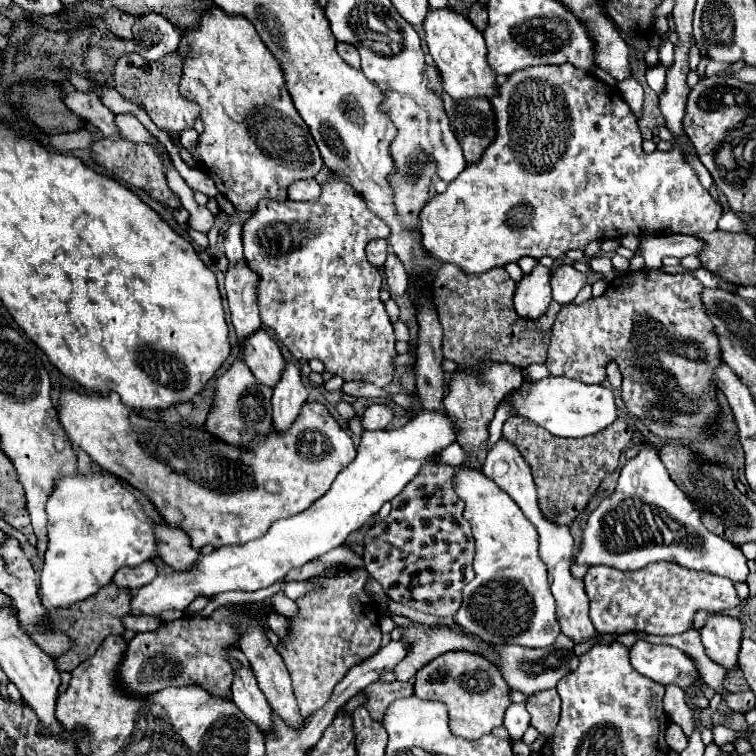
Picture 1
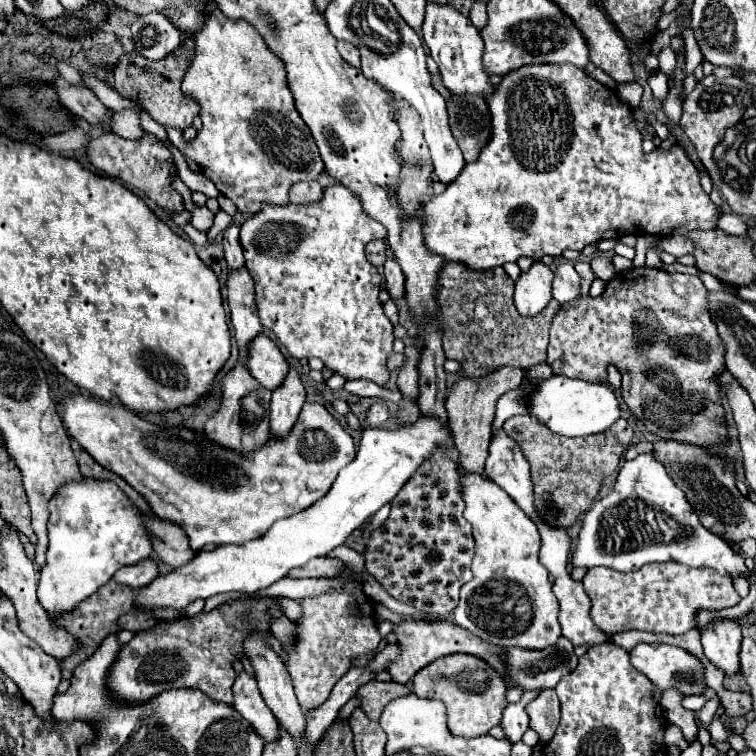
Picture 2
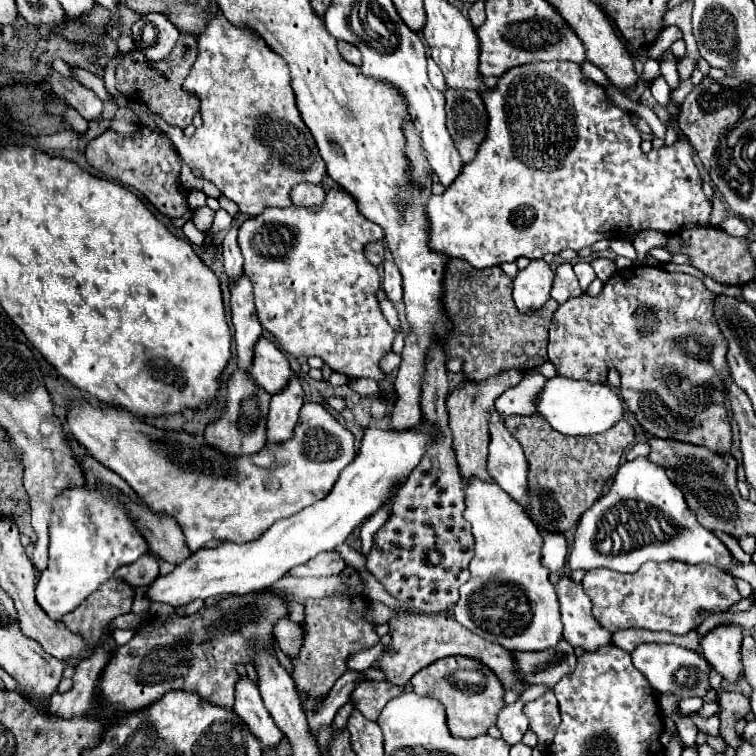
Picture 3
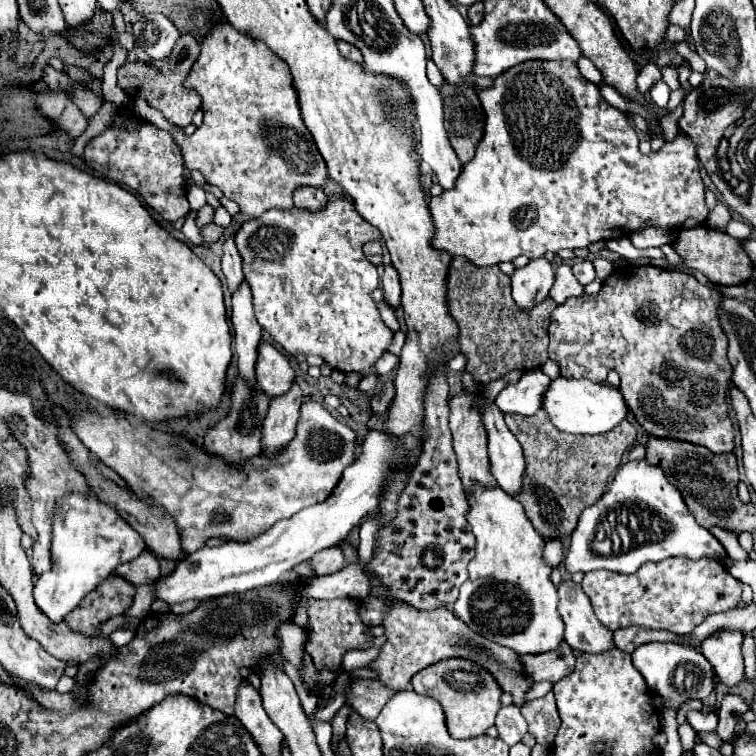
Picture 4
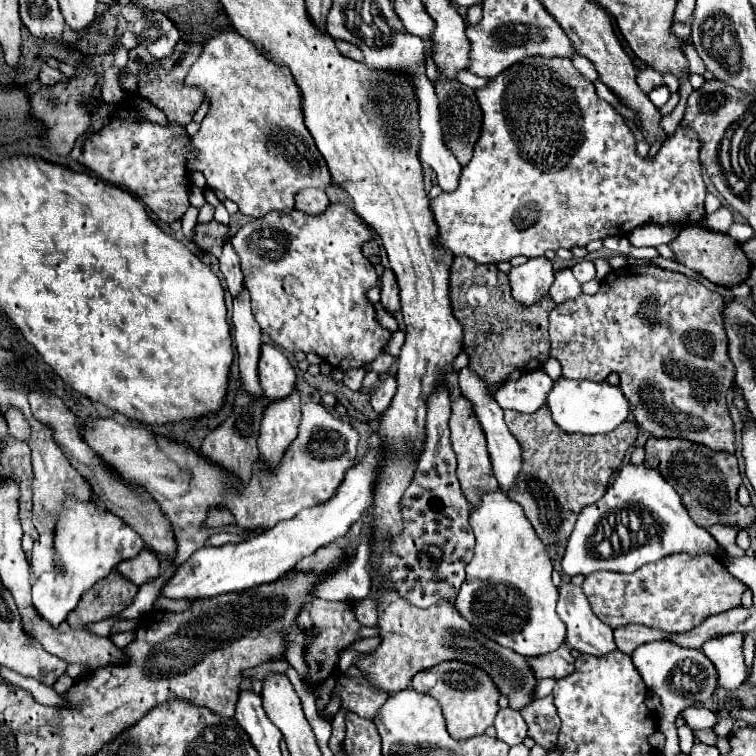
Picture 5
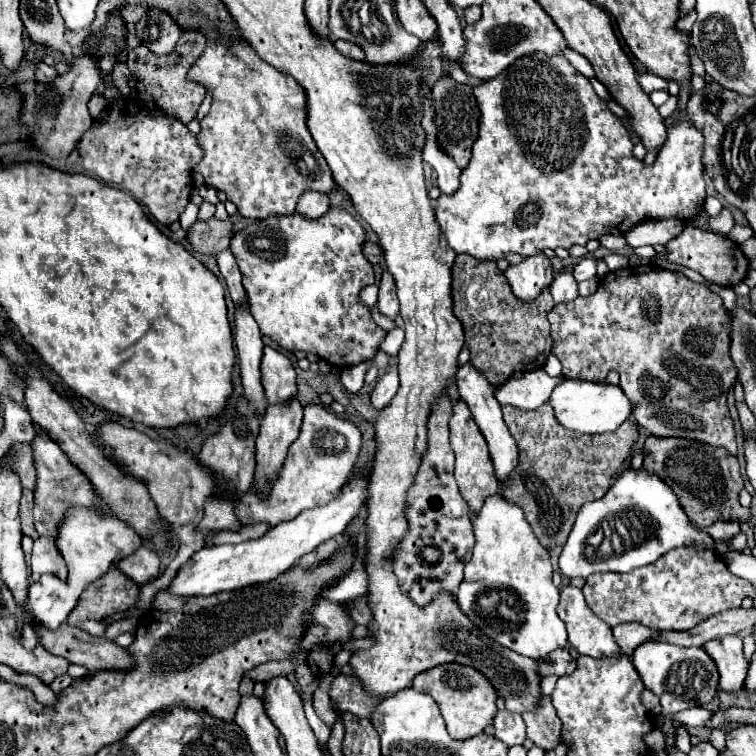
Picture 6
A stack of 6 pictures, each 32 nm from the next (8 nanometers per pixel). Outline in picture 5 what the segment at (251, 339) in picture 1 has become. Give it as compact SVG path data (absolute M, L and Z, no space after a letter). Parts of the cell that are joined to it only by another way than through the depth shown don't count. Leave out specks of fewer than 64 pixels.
M262 344L258 378L268 400L278 400L282 396L288 396L294 390L296 382L296 374L288 358L270 344Z

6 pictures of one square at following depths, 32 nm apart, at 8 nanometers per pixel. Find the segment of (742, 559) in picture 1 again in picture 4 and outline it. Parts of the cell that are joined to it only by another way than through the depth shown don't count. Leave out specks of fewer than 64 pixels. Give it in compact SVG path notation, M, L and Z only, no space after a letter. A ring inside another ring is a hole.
M644 458L626 462L618 468L608 492L590 508L580 514L578 526L572 534L572 542L564 560L568 572L590 572L590 570L612 570L622 574L636 572L644 562L660 562L672 556L684 556L688 560L710 558L726 566L728 554L724 546L706 528L692 520L680 490L668 482L664 470L648 464ZM600 520L612 520L618 526L618 554L602 556L596 554L592 544L596 540Z

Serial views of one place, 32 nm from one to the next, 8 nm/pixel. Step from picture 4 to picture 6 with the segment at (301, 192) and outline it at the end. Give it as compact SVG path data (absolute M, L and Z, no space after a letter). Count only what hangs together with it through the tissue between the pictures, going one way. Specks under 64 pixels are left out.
M304 192L298 200L296 210L306 218L320 218L328 212L330 202L324 192Z

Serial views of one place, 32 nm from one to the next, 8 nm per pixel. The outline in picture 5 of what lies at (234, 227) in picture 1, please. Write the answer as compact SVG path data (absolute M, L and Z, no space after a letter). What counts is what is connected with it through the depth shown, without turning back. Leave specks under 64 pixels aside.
M232 242L224 244L222 256L220 256L220 270L226 278L226 286L232 296L240 294L242 290L242 270L240 270L240 256L236 256L236 250L232 250Z

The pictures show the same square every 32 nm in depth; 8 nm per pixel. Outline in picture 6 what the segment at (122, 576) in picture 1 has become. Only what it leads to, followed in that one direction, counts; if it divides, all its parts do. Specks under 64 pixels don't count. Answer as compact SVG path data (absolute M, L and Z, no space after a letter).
M144 546L138 548L138 552L134 552L132 556L126 556L124 560L120 560L120 564L116 564L116 568L120 568L120 572L124 572L138 586L158 578L158 566L160 566L158 554Z

